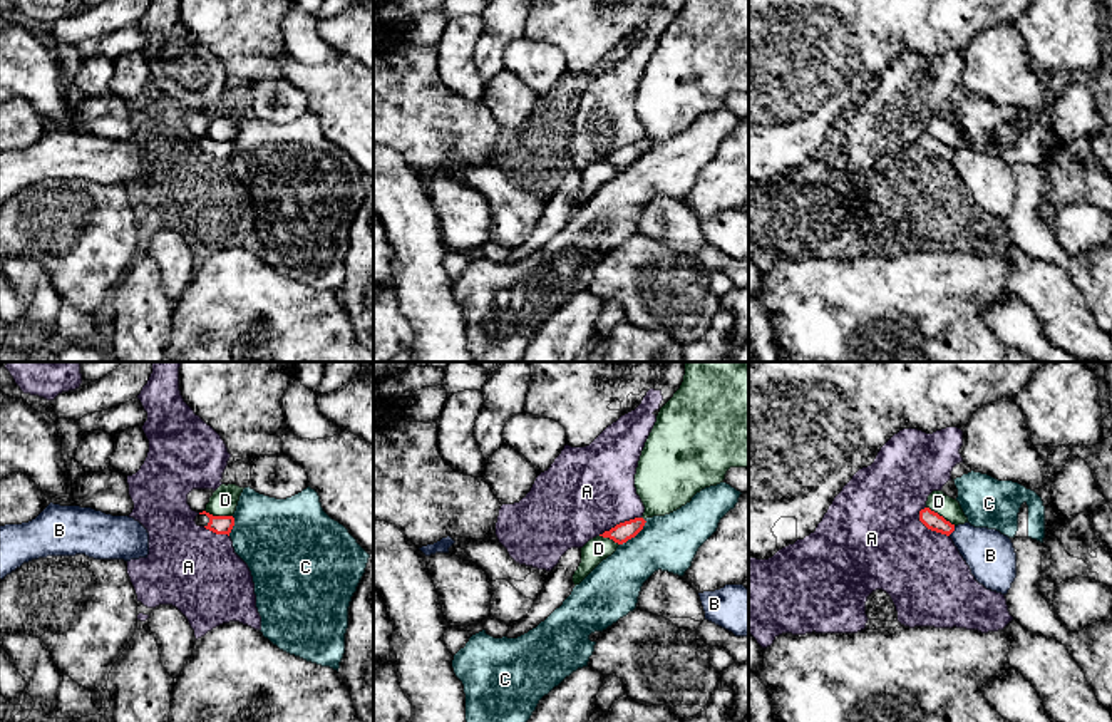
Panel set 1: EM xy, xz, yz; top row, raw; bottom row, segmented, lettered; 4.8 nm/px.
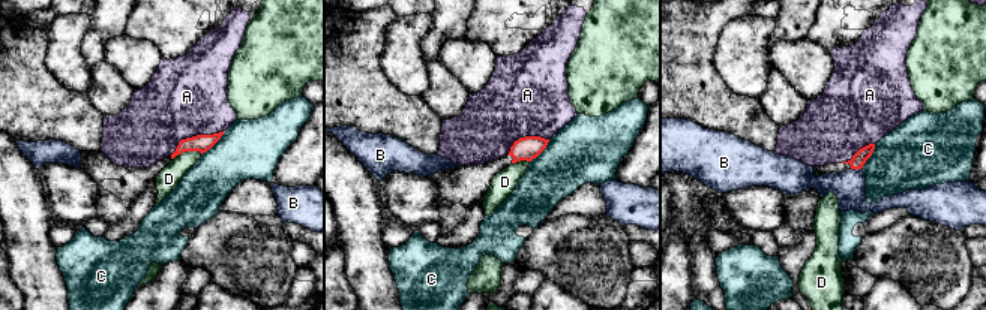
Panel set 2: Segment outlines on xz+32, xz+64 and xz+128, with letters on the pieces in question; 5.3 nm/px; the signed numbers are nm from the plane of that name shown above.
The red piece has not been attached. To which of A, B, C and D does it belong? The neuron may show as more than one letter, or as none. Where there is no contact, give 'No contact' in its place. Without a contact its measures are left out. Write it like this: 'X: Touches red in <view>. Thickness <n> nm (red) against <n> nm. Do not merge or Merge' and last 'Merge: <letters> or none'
A: Touches red in yz. Thickness 90 nm (red) against 440 nm. Do not merge
B: Touches red in yz. Thickness 90 nm (red) against 240 nm. Do not merge
C: Touches red in xz. Thickness 90 nm (red) against 260 nm. Do not merge
D: Touches red in yz. Thickness 90 nm (red) against 100 nm. Do not merge
Merge: none

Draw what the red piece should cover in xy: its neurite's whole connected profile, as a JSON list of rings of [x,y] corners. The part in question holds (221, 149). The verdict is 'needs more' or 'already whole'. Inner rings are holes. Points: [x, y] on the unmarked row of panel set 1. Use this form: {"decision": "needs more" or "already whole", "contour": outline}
{"decision": "needs more", "contour": [[[206,136],[199,137],[194,146],[198,151],[204,151],[206,154],[216,159],[228,159],[228,161],[234,151],[233,141],[213,141]]]}

